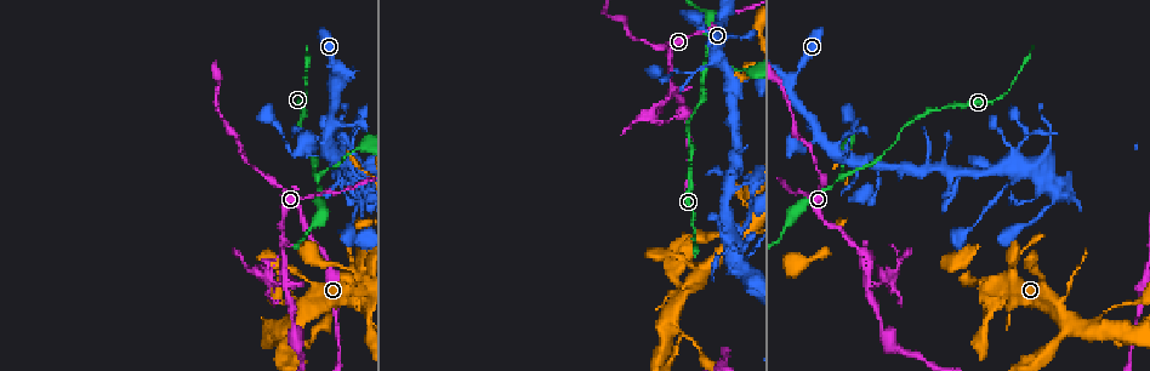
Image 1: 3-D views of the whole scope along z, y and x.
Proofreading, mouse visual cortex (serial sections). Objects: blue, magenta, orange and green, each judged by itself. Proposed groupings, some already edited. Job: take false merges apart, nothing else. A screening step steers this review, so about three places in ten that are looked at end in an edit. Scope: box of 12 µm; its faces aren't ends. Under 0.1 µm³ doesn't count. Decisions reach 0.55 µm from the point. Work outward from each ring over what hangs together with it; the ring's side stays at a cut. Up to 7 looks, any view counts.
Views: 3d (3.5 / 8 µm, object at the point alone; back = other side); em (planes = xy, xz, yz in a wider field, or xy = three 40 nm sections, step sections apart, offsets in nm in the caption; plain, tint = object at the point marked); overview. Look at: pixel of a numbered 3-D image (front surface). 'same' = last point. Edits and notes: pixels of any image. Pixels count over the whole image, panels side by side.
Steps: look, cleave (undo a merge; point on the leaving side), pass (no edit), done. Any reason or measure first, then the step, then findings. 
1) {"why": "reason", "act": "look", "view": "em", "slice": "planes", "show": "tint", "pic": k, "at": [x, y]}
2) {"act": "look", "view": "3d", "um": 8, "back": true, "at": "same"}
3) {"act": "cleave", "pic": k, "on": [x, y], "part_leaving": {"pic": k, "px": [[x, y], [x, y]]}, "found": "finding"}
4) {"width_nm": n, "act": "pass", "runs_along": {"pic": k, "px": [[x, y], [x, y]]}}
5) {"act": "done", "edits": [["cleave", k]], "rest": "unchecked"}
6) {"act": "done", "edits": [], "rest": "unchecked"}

{"why": "a fork", "act": "look", "view": "3d", "um": 8, "back": true, "pic": 1, "at": [1007, 166]}

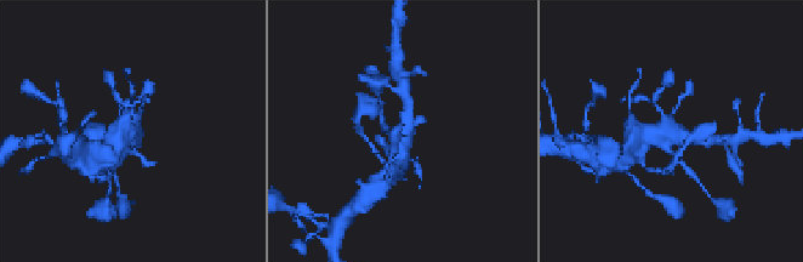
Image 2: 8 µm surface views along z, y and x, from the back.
{"why": "closer look", "act": "look", "view": "3d", "um": 3.5, "pic": 2, "at": [671, 133]}

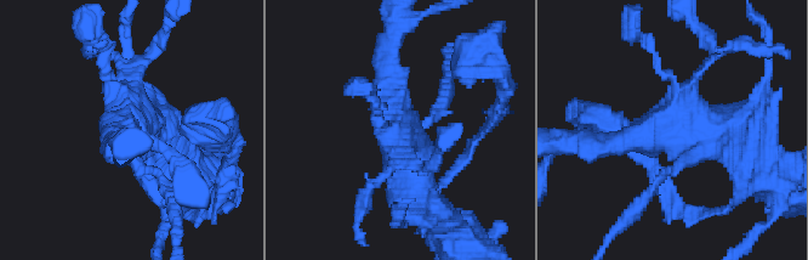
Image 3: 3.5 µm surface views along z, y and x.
{"act": "pass", "runs_along": {"pic": 3, "px": [[388, 66], [407, 171], [430, 212]]}, "found": "all the same cell"}

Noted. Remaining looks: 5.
{"why": "two arms in line, one across", "act": "look", "view": "3d", "um": 3.5, "pic": 1, "at": [677, 93]}

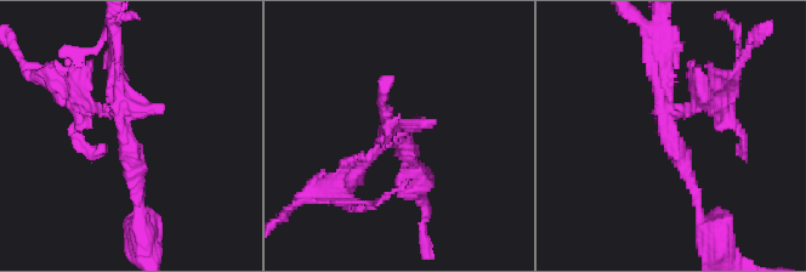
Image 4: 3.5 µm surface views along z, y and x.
{"why": "shape alone is not enough", "act": "look", "view": "em", "slice": "xy", "step": 1, "show": "tint", "pic": 4, "at": [668, 120]}

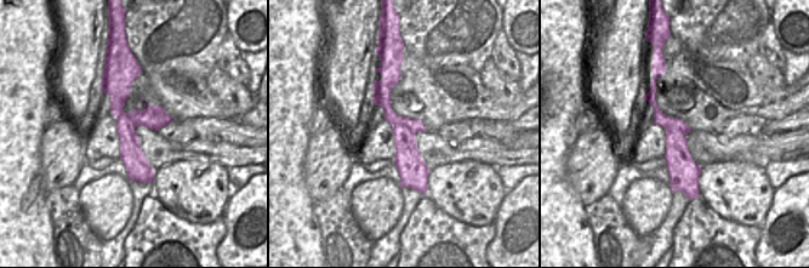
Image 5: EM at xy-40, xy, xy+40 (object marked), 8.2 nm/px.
{"why": "cut it another way", "act": "look", "view": "em", "slice": "planes", "show": "tint", "at": "same"}

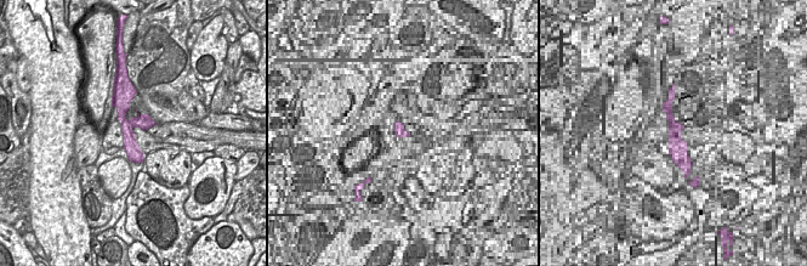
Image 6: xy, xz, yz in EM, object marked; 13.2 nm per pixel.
{"width_nm": 200, "act": "cleave", "pic": 4, "on": [80, 71], "found": "a second cell is stuck on"}

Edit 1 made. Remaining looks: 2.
{"why": "thin neck", "act": "look", "view": "3d", "um": 3.5, "pic": 1, "at": [691, 162]}

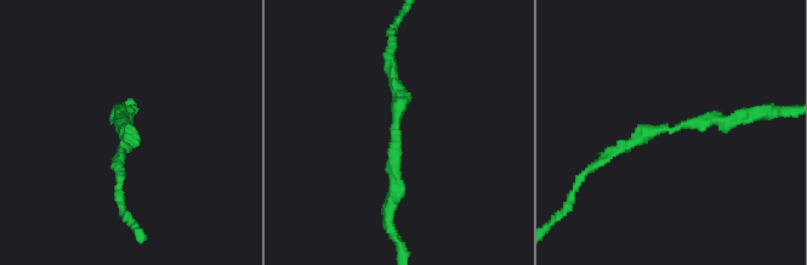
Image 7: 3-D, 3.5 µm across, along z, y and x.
{"why": "now the EM", "act": "look", "view": "em", "slice": "xy", "step": 5, "show": "tint", "pic": 7, "at": [671, 128]}

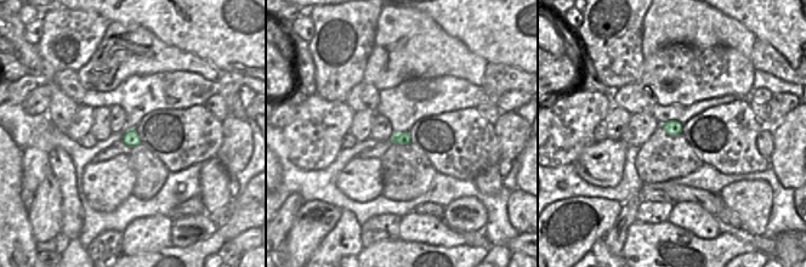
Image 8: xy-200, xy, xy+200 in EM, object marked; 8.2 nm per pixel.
{"act": "pass", "runs_along": {"pic": 7, "px": [[745, 113], [646, 131], [604, 158]]}, "found": "one cell here"}

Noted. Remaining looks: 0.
{"act": "done", "edits": [["cleave", 4]], "rest": "unchecked"}

